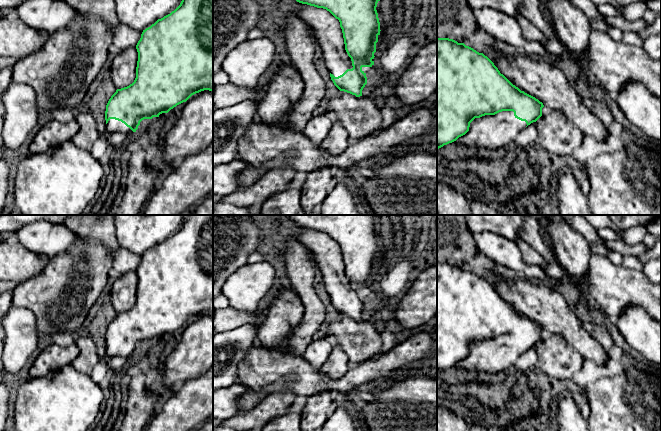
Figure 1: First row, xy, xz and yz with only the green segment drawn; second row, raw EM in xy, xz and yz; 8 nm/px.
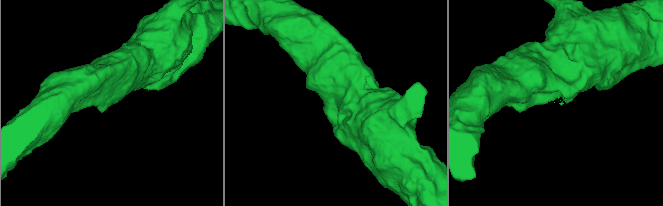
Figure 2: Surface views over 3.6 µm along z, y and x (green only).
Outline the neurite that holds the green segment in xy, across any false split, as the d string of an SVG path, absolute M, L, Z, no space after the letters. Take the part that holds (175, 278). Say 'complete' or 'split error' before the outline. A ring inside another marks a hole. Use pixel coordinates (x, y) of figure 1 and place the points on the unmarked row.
split error | M187 215L174 235L143 254L136 273L138 285L134 306L117 313L106 329L106 361L113 356L132 359L142 344L168 337L196 317L213 315L213 215Z

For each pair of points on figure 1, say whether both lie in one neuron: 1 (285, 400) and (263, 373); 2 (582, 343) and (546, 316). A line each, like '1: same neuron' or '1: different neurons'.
1: different neurons
2: same neuron

